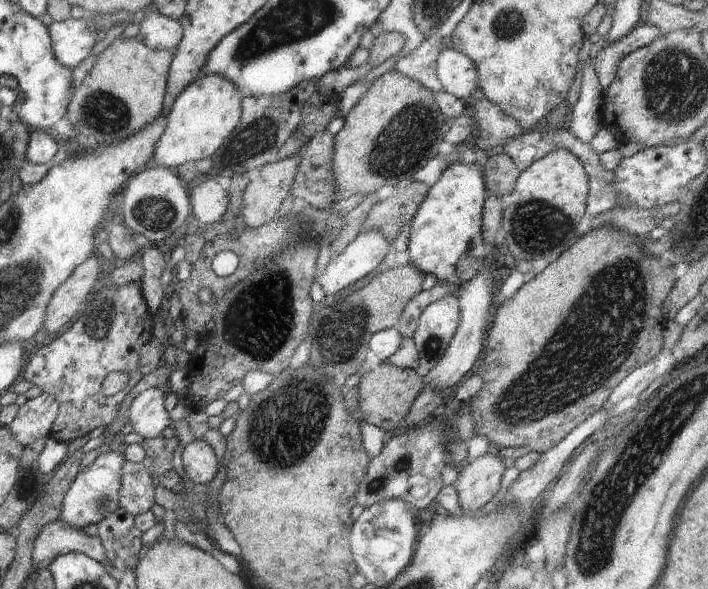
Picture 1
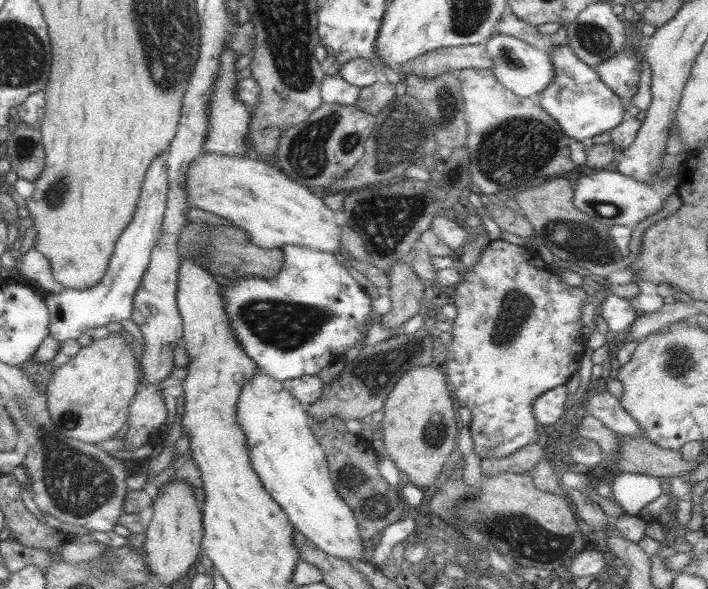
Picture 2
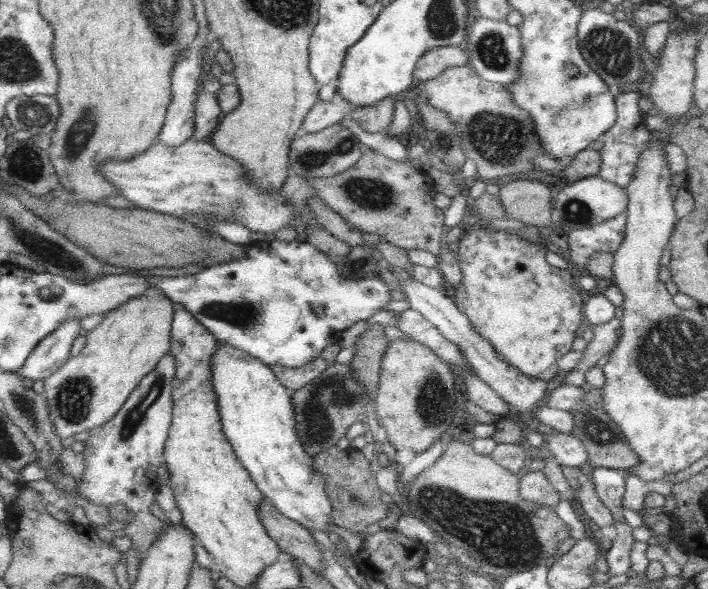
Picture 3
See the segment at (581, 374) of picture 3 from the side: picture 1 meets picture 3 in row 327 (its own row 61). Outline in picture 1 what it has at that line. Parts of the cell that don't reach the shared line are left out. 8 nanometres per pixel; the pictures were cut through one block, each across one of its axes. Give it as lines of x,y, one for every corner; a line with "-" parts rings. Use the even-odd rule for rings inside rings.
640,23
622,40
610,42
608,46
602,48
592,62
602,88
605,90
612,84
612,81
616,78
618,63
625,56
652,44
656,38
662,38
664,34
665,32
660,32
651,24

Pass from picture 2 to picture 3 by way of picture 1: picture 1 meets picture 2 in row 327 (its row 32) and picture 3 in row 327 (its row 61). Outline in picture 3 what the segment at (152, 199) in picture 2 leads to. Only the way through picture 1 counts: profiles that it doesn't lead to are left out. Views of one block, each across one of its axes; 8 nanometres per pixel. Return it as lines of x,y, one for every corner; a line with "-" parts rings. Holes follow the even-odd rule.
70,317
60,327
56,328
54,332
38,342
36,348
27,356
25,366
20,368
20,371
16,371
21,380
30,379
34,382
45,380
48,376
54,374
62,364
65,364
71,356
70,348
72,348
73,341
84,333
84,329
80,327
80,322
82,322
82,317

